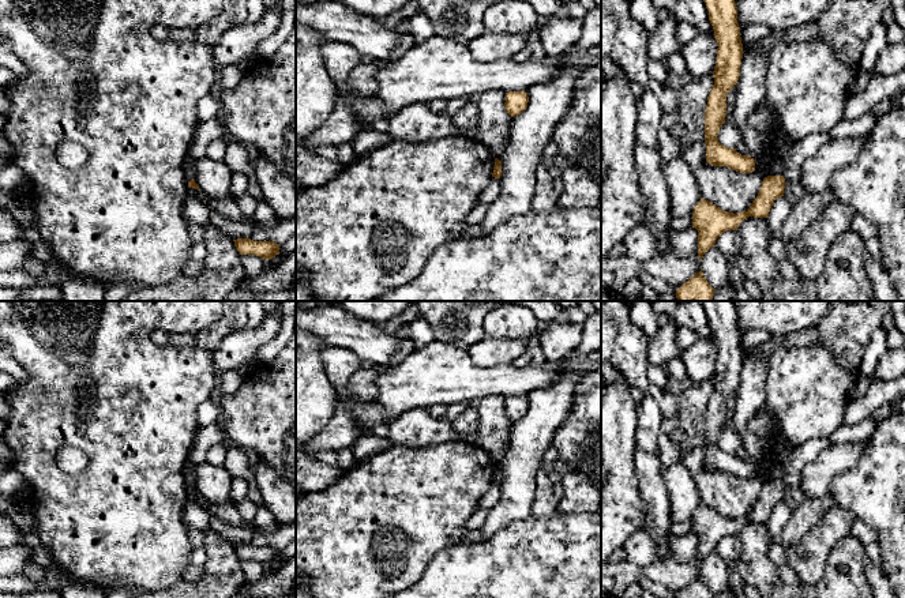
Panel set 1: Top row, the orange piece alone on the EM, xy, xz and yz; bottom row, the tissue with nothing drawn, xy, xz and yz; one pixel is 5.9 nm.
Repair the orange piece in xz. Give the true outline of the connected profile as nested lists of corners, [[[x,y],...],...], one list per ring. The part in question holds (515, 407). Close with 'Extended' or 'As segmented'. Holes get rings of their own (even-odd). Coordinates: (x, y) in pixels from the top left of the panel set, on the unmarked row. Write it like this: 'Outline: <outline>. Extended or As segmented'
Outline: [[[508,396],[506,398],[506,415],[511,422],[521,420],[527,413],[527,398],[526,396]]]. As segmented

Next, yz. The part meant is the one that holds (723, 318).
Outline: [[[701,301],[709,316],[709,326],[717,346],[717,366],[714,390],[707,402],[705,415],[706,467],[714,471],[726,471],[740,478],[752,478],[755,465],[741,460],[718,447],[718,436],[725,428],[726,400],[736,391],[740,381],[743,349],[737,328],[737,312],[733,301]]]. As segmented

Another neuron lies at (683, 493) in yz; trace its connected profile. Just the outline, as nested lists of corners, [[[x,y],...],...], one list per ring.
[[[680,460],[662,471],[669,496],[672,520],[688,522],[701,505],[699,490],[691,471]]]

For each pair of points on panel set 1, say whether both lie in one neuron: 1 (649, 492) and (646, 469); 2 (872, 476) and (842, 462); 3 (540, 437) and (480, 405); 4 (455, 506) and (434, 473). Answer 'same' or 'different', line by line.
1: same
2: different
3: different
4: same

